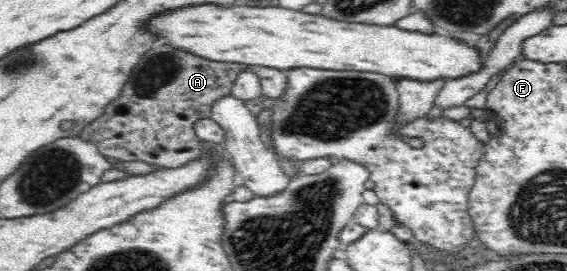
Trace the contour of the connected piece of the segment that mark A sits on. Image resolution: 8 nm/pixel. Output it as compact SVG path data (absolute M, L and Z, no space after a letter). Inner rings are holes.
M153 40L135 60L119 96L79 136L95 143L97 151L108 159L179 164L206 144L193 133L191 122L207 117L207 104L230 92L231 80L239 68L239 63L207 60Z

